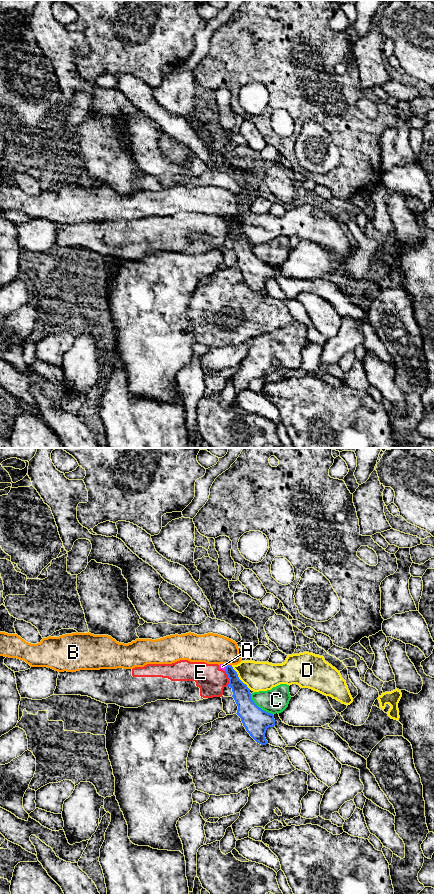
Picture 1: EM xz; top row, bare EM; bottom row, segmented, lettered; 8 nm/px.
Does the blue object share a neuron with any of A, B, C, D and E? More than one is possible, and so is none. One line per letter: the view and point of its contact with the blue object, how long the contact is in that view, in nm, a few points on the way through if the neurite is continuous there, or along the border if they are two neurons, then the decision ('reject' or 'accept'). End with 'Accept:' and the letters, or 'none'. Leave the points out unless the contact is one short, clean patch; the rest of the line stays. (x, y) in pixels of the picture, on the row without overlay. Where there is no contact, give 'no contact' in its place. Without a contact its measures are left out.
A: contact xz (226, 219); length 60 nm; border xz (226, 216), (224, 222); reject
B: contact xz (227, 216); length 40 nm; reject
C: contact xz (258, 259); length 240 nm; border xz (250, 246), (250, 249), (259, 259), (272, 266); reject
D: contact xz (238, 230); length 240 nm; border xz (231, 218), (237, 228), (250, 241); reject
E: contact xz (229, 231); length 130 nm; border xz (224, 223), (228, 230), (227, 238); reject
Accept: none

